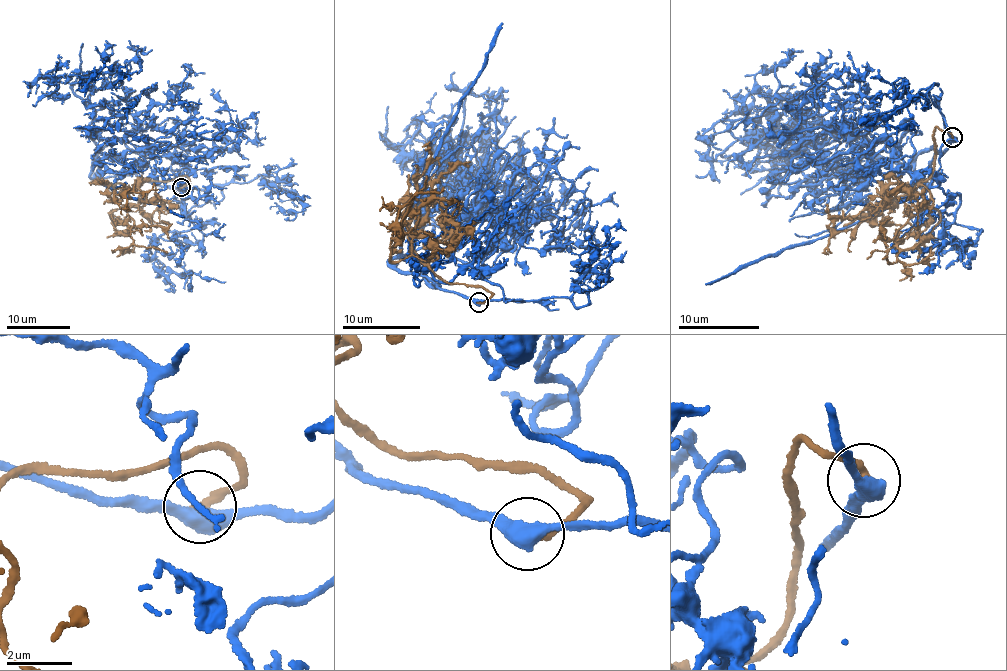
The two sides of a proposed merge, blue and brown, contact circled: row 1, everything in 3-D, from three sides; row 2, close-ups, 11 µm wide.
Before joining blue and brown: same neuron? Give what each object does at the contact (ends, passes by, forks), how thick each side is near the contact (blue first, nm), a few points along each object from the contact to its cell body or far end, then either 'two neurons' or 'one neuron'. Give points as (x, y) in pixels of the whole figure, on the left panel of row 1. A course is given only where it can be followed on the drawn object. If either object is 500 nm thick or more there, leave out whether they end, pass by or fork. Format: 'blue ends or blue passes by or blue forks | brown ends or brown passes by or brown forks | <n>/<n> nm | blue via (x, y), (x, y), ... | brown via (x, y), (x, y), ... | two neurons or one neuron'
blue passes by | brown ends | 480/240 nm | blue via (180, 187), (144, 181), (109, 156), (94, 164), (119, 138), (155, 157), (209, 140), (233, 120), (213, 88) | brown via (182, 187), (188, 180), (184, 176), (145, 182), (135, 189), (105, 180), (110, 192), (148, 191), (153, 183) | one neuron

